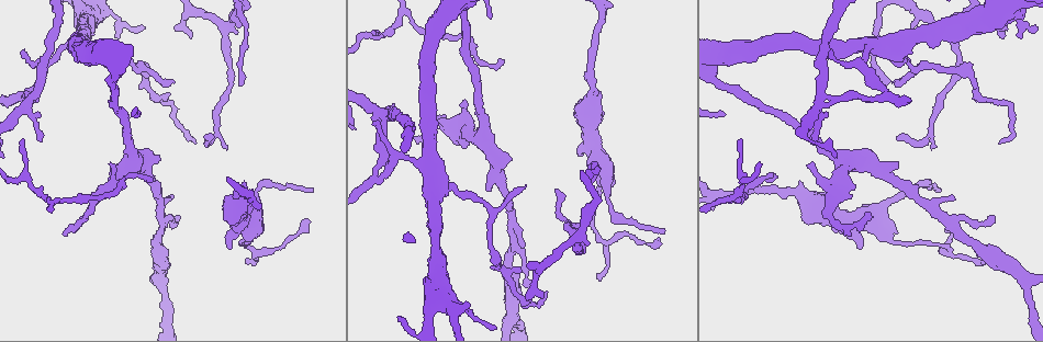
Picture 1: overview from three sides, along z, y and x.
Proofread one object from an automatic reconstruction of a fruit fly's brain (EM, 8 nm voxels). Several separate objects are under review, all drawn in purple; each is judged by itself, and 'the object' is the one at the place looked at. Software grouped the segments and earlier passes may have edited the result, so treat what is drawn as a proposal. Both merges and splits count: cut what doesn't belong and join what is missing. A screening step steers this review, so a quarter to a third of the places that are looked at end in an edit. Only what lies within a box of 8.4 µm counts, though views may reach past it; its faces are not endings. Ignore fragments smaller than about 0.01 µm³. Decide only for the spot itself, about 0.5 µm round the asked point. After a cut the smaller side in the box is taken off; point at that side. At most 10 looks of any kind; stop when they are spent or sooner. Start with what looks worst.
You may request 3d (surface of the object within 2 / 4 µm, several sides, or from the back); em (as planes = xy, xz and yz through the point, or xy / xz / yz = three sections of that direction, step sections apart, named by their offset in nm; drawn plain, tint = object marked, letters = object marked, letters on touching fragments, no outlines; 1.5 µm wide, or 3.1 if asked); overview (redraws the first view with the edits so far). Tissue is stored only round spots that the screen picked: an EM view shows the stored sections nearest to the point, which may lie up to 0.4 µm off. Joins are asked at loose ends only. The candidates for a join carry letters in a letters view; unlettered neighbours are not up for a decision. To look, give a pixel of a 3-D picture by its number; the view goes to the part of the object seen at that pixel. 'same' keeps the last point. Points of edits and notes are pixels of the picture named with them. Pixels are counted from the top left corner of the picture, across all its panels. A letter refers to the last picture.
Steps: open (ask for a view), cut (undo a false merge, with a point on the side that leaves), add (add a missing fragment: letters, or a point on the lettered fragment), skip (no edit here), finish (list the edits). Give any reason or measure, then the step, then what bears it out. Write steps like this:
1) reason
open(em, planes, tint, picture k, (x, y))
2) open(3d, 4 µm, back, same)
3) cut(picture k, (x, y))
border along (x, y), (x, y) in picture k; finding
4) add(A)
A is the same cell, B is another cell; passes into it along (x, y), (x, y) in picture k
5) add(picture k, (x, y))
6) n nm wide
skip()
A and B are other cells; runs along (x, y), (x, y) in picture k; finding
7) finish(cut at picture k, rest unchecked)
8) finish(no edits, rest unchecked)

free end
open(3d, 4 µm, back, picture 1, (572, 226))

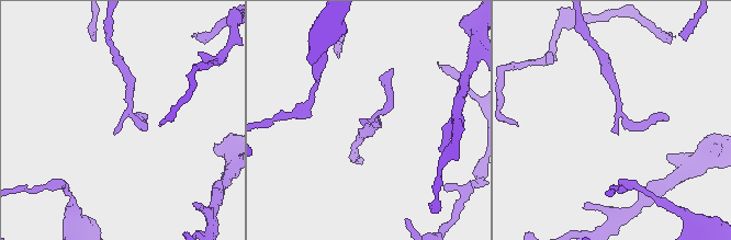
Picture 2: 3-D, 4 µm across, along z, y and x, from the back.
need the tissue
open(em, planes, letters, picture 2, (114, 133))

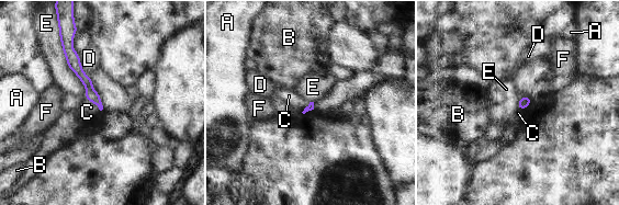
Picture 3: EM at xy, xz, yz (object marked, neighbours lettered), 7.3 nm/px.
add(C)
C is the same cell, A, B, D, E and F are other cells; passes into it along (90, 93), (92, 102), (87, 112) in picture 3; the neuron continues

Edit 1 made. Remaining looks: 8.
redraw
open(overview)

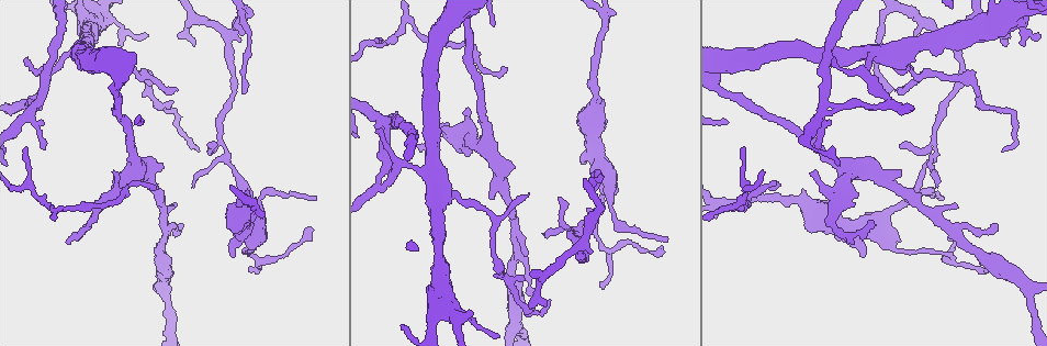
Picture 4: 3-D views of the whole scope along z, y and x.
free end
open(3d, 2 µm, picture 4, (459, 150))

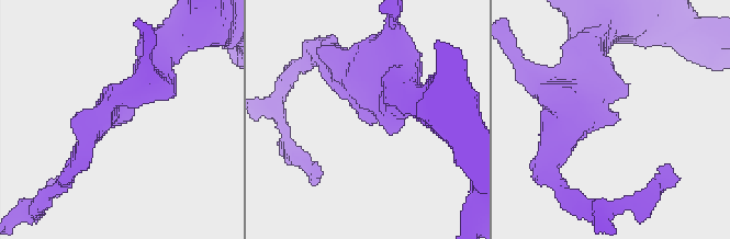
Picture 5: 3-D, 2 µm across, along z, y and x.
shape alone is not enough
open(em, planes, plain, picture 5, (126, 119))

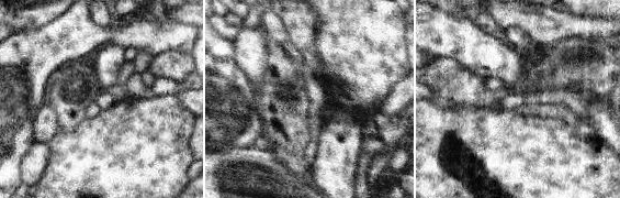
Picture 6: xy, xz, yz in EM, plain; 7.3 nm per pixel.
open(em, planes, letters, same)

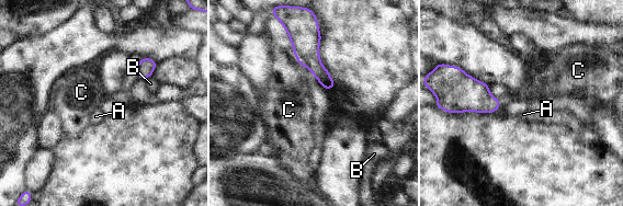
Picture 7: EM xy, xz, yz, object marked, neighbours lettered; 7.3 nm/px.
skip()
A, B and C are other cells; border along (430, 90), (438, 99), (434, 104) in picture 7; no lettered fragment goes on from it

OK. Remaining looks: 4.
branch point
open(3d, 4 µm, picture 4, (385, 123))

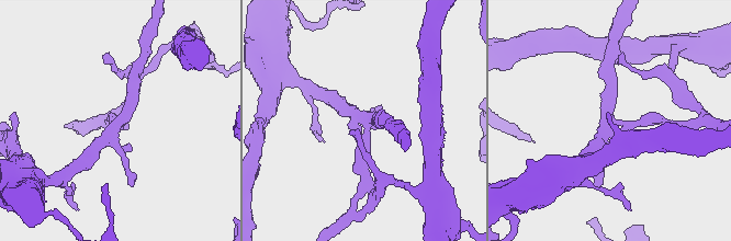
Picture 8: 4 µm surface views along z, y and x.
open(em, yz, step 8, tint, picture 8, (364, 121))

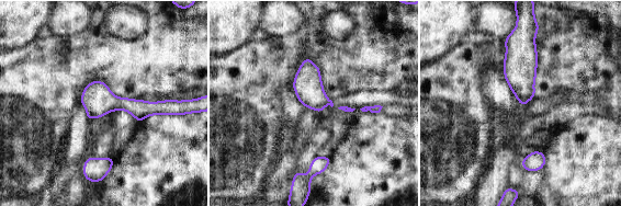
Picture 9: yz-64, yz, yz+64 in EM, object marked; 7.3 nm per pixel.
open(em, planes, letters, same)

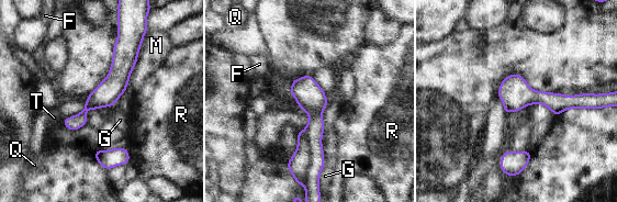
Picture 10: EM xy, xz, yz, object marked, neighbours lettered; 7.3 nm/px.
cut(picture 10, (314, 130))
F, G, M, Q, R and T are other cells; the part that leaves runs along (124, 38), (119, 77), (69, 125) in picture 10; a second neuron is stuck on

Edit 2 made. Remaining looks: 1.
finish(add at picture 3, cut at picture 10, rest unchecked)

